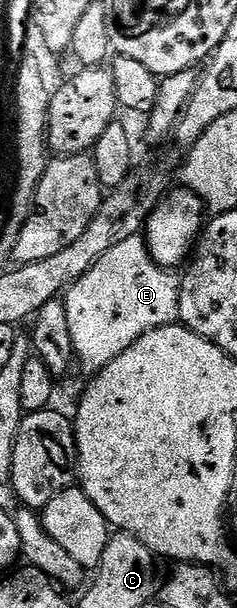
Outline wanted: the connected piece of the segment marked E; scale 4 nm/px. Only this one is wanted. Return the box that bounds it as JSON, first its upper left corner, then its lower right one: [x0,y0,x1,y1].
[64,235,180,371]

